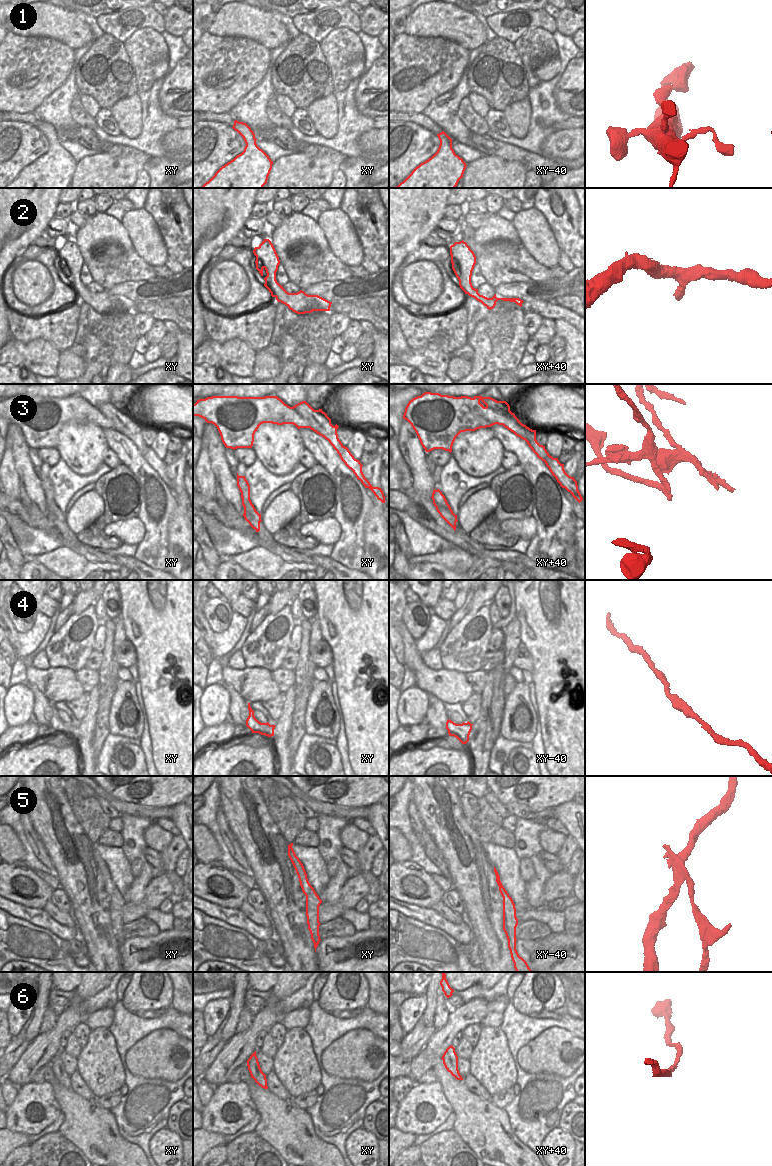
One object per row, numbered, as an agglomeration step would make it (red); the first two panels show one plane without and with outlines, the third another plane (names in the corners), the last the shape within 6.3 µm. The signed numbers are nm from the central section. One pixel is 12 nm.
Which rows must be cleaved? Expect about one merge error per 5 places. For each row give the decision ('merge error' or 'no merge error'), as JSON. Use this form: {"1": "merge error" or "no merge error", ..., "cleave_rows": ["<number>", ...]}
{"1": "no merge error", "2": "no merge error", "3": "merge error", "4": "no merge error", "5": "merge error", "6": "no merge error", "cleave_rows": ["3", "5"]}

